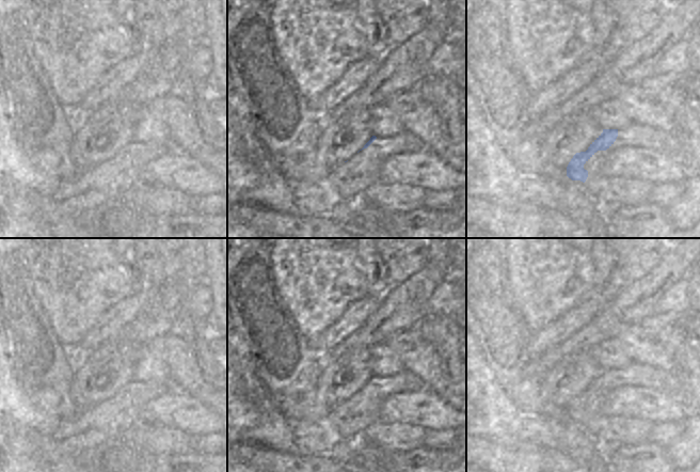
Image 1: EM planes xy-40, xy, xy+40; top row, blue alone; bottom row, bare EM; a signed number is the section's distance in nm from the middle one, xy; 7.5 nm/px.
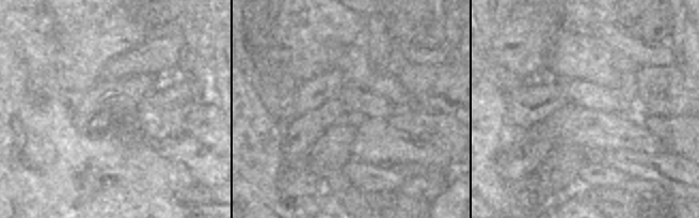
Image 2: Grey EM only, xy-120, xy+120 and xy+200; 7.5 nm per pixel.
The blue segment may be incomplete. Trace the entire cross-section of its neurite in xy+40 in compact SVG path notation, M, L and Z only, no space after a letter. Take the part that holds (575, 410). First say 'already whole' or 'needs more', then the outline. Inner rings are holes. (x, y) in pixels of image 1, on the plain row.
needs more; M583 351L575 356L572 364L567 364L567 376L554 395L554 404L566 407L572 420L585 422L588 410L584 404L598 390L609 388L617 376L618 368L602 368L591 355Z

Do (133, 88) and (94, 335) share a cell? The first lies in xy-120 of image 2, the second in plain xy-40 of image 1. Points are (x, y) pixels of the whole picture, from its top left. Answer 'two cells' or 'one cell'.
two cells

